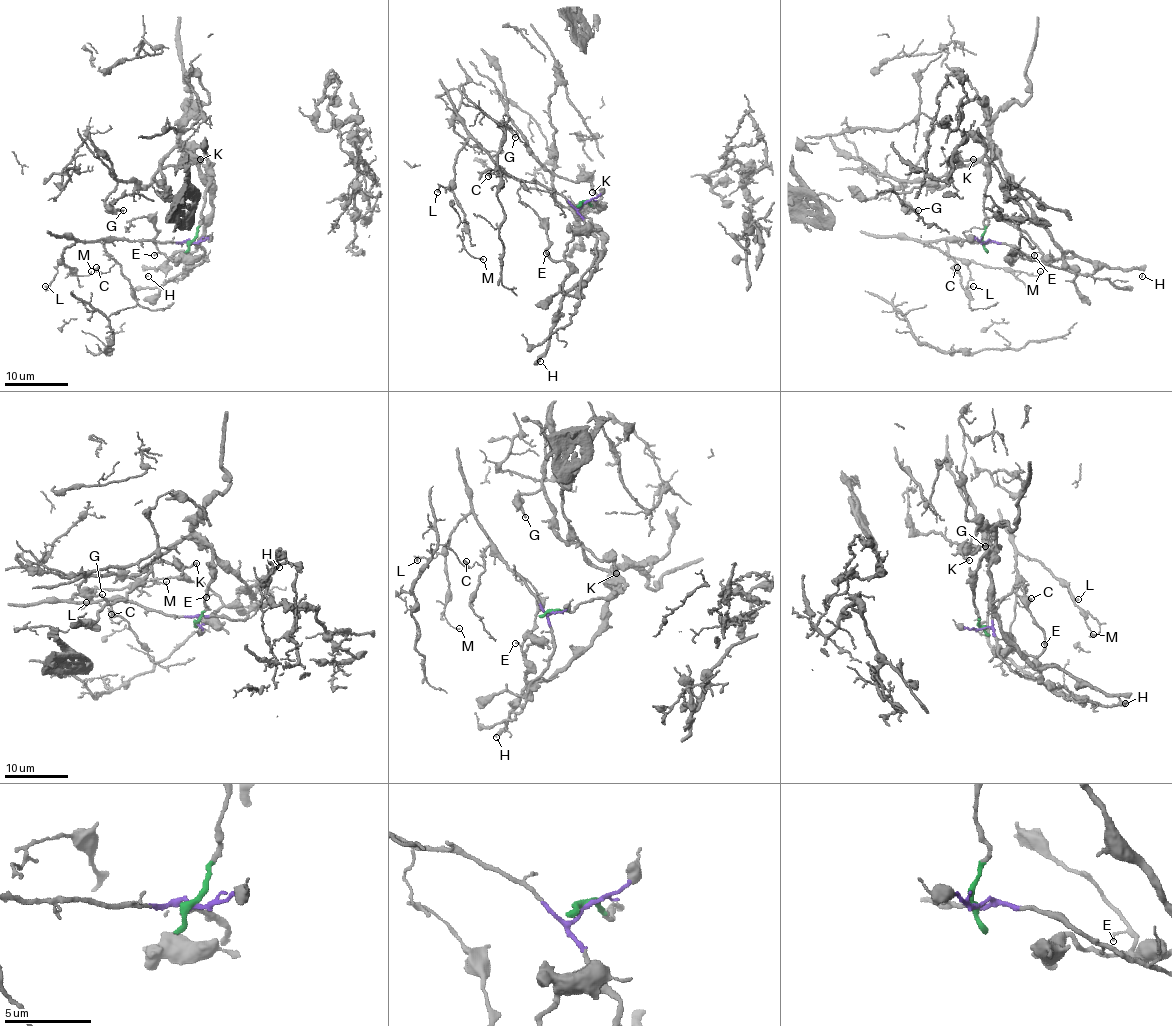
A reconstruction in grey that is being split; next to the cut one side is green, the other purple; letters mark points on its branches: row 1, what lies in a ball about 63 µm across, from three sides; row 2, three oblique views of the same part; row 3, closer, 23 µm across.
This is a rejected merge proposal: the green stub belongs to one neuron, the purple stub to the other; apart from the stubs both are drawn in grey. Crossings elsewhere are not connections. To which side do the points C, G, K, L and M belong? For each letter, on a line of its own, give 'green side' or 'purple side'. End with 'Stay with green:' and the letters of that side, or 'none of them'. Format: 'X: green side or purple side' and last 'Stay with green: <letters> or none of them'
C: purple side
G: green side
K: green side
L: purple side
M: purple side
Stay with green: G, K

